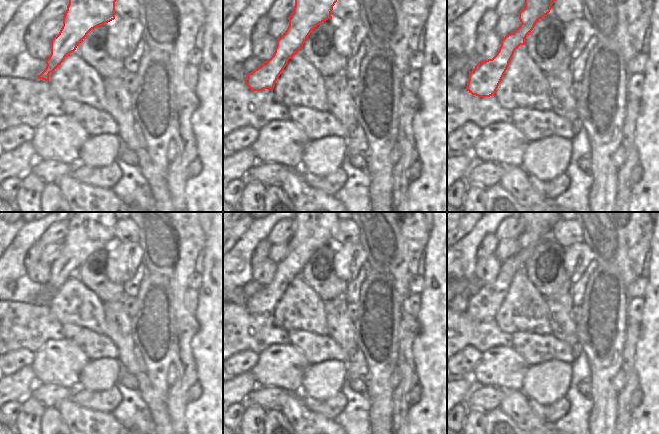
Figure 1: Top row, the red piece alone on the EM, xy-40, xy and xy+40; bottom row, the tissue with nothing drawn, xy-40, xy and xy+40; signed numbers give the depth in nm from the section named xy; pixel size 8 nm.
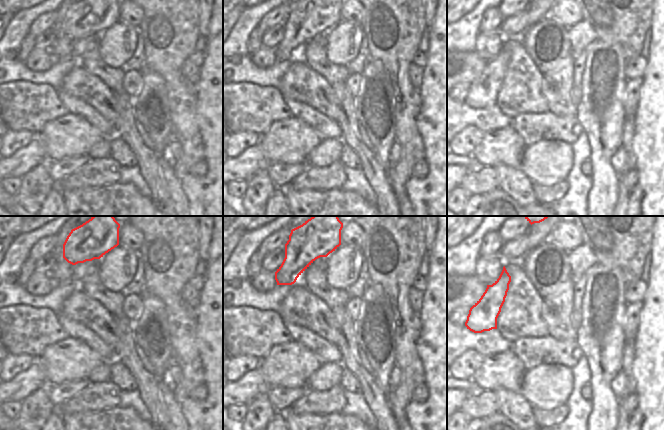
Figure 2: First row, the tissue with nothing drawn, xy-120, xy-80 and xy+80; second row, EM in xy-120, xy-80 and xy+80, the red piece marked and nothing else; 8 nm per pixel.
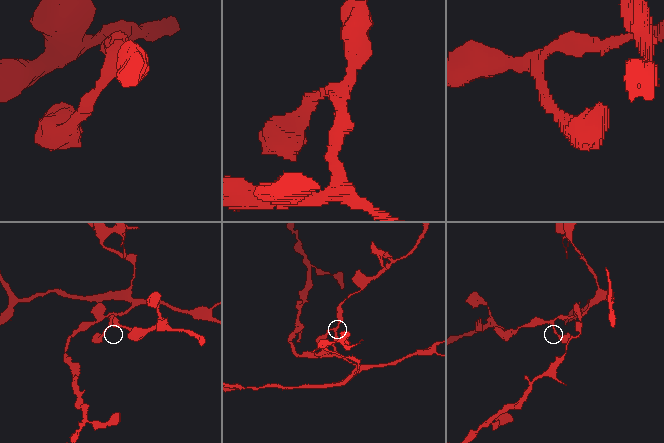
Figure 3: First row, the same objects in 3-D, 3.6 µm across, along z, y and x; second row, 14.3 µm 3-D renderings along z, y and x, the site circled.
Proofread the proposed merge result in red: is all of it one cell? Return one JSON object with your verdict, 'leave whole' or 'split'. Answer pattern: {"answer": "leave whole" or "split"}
{"answer": "leave whole"}

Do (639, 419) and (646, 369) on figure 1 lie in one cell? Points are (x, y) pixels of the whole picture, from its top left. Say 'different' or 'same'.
same

